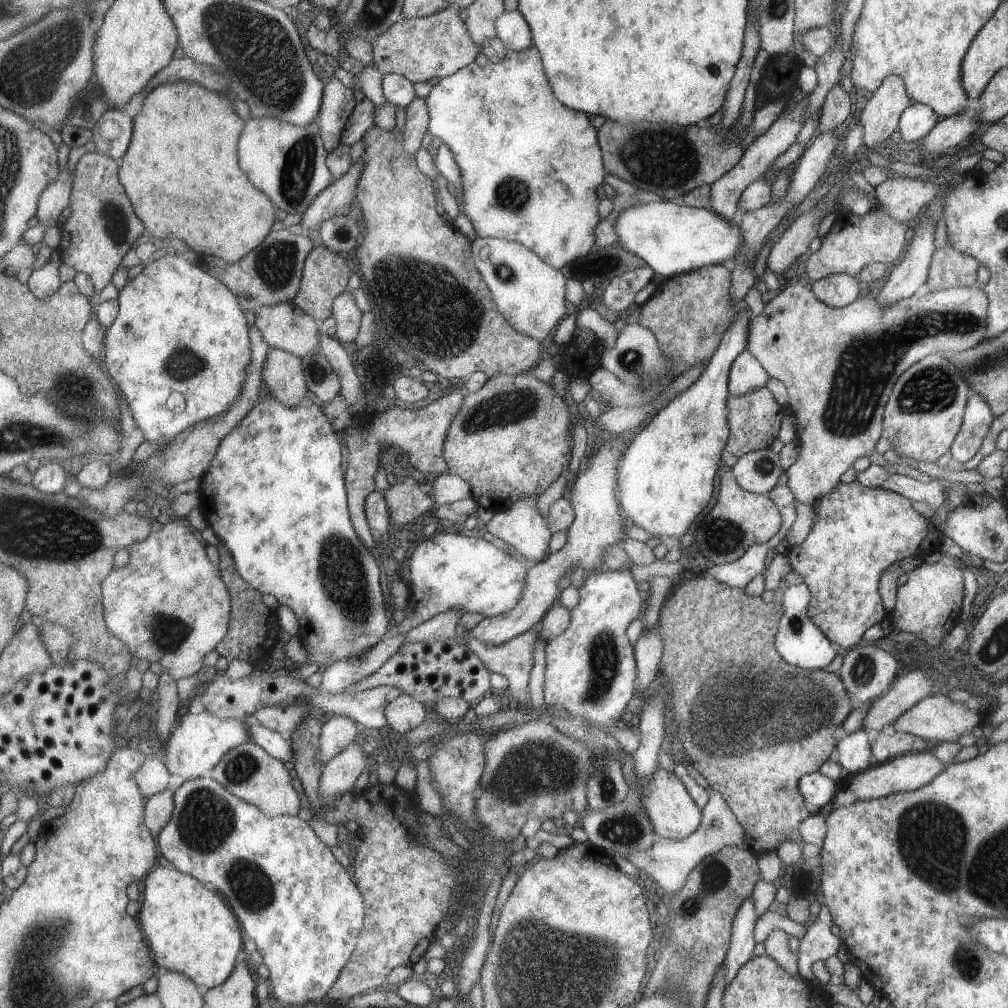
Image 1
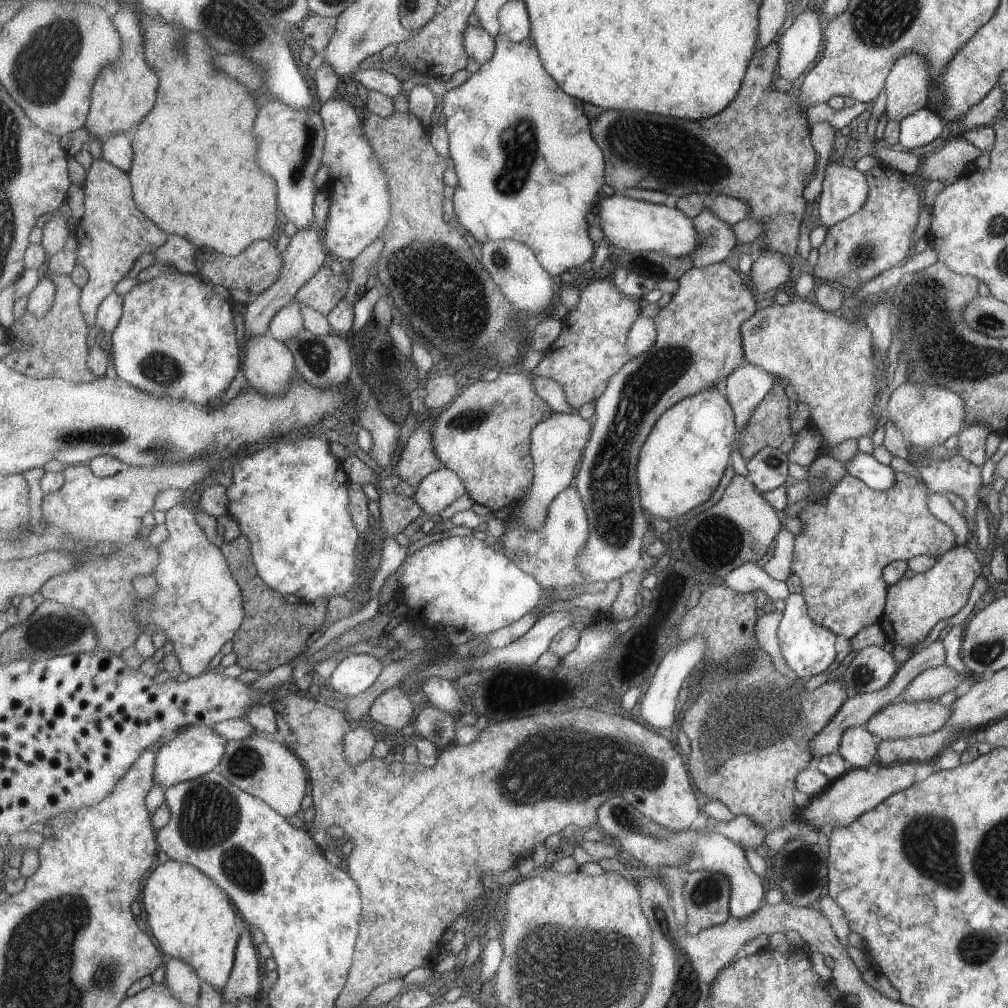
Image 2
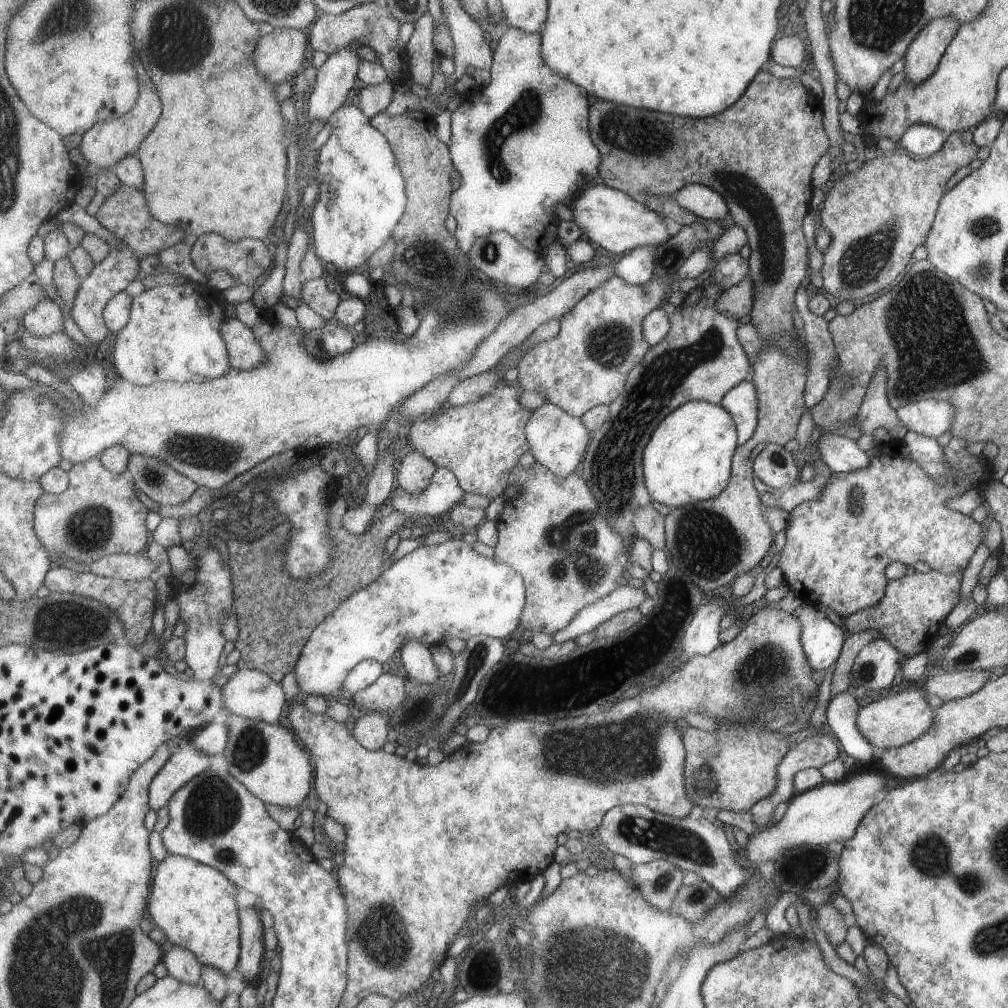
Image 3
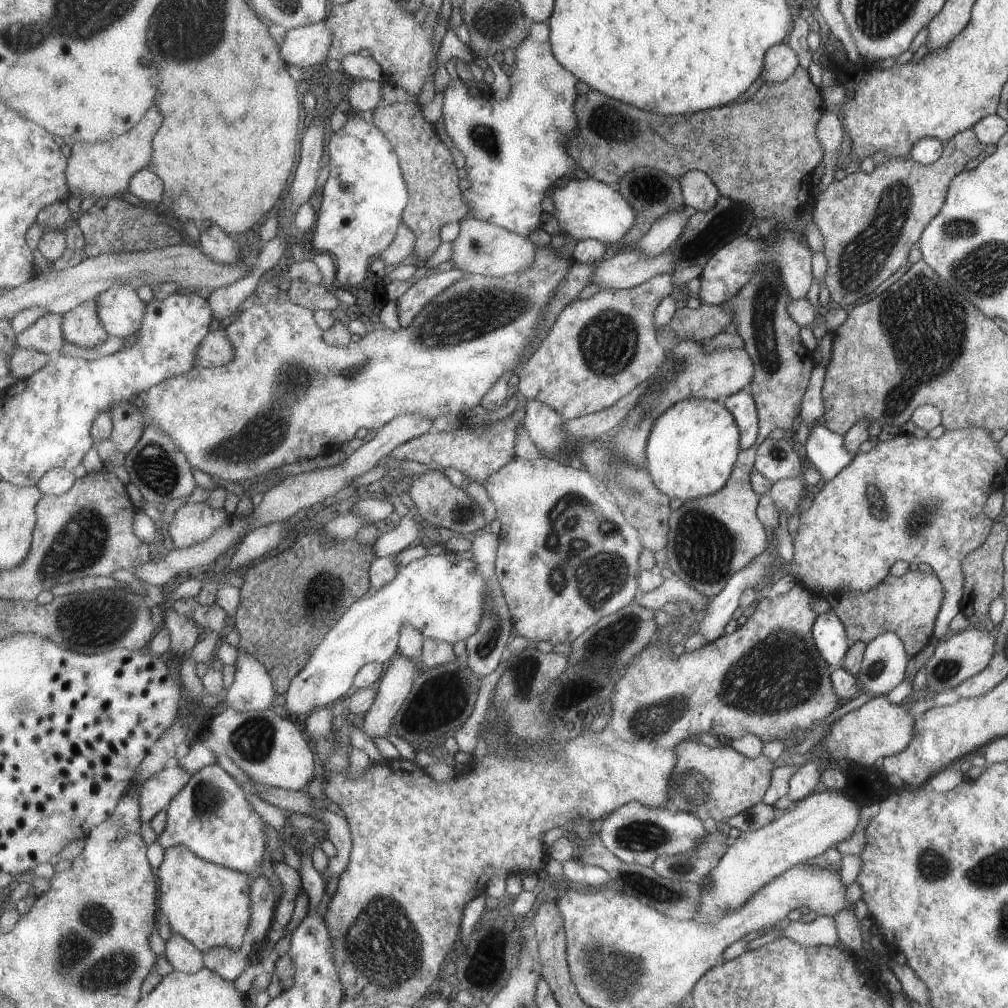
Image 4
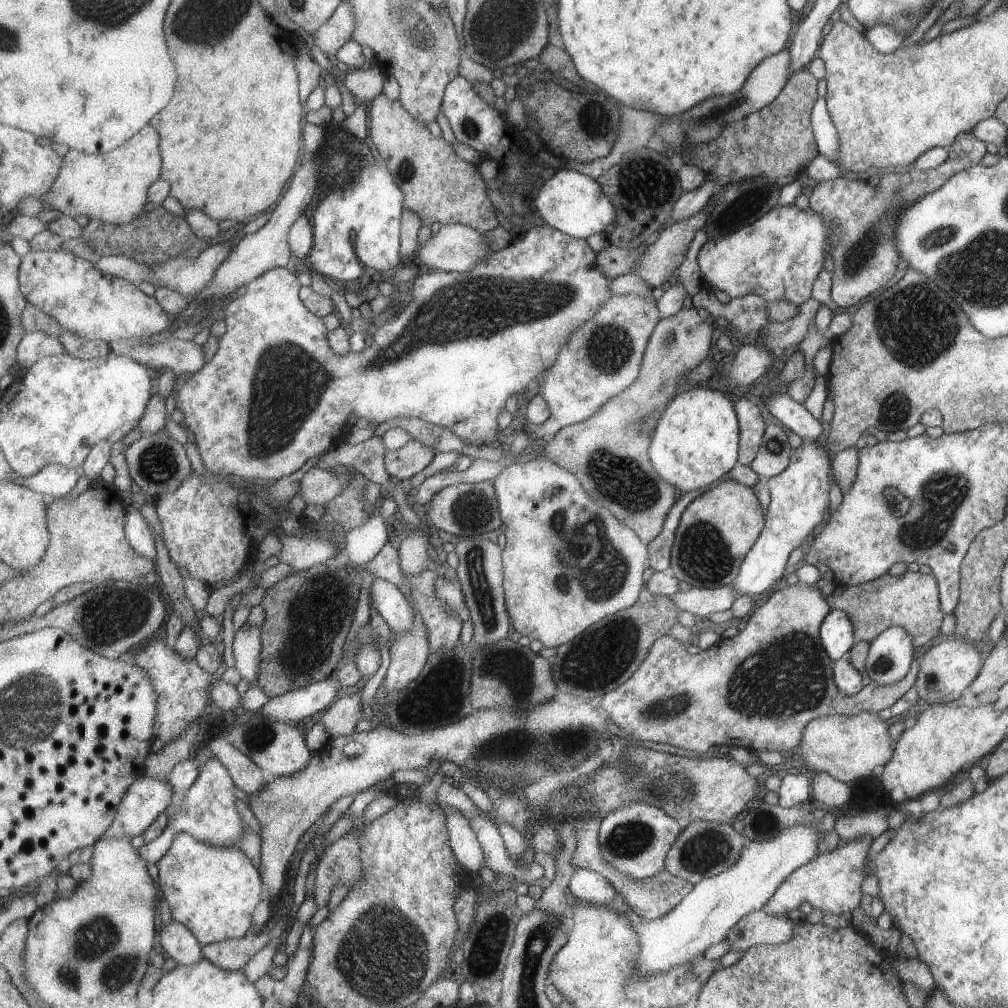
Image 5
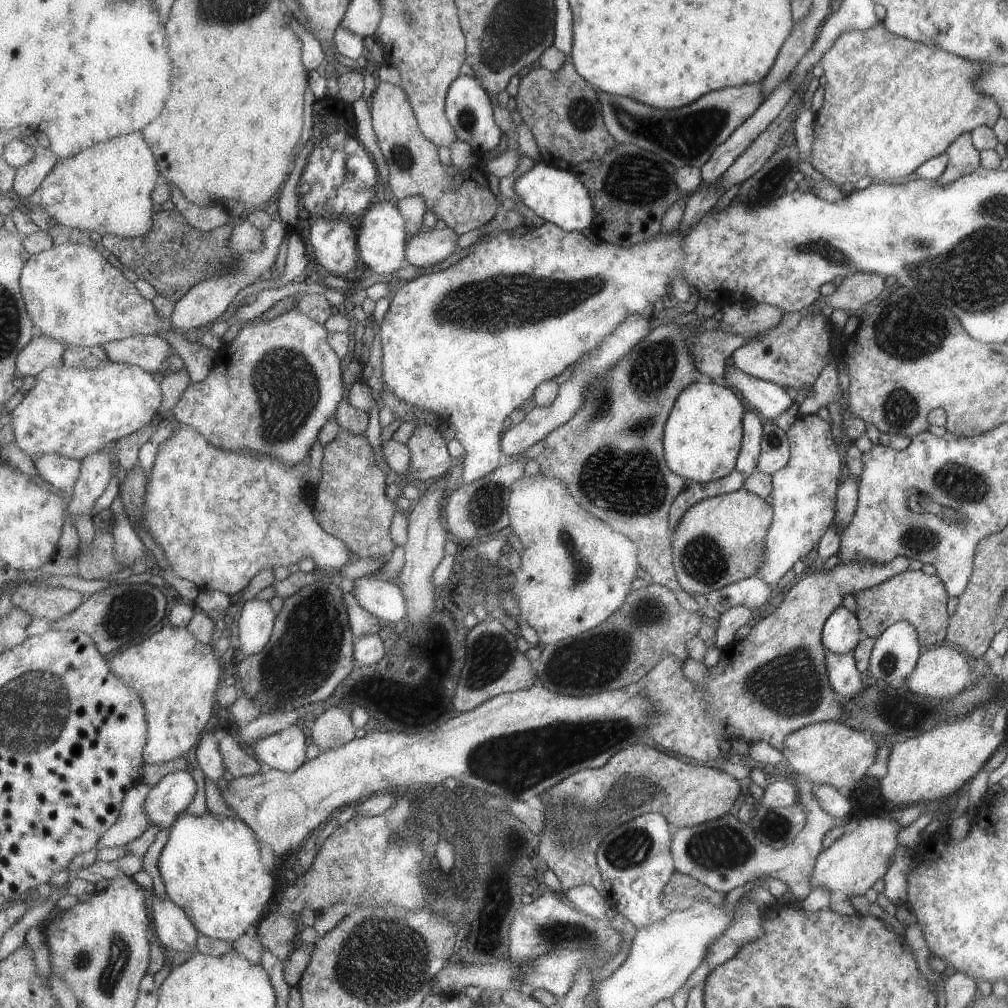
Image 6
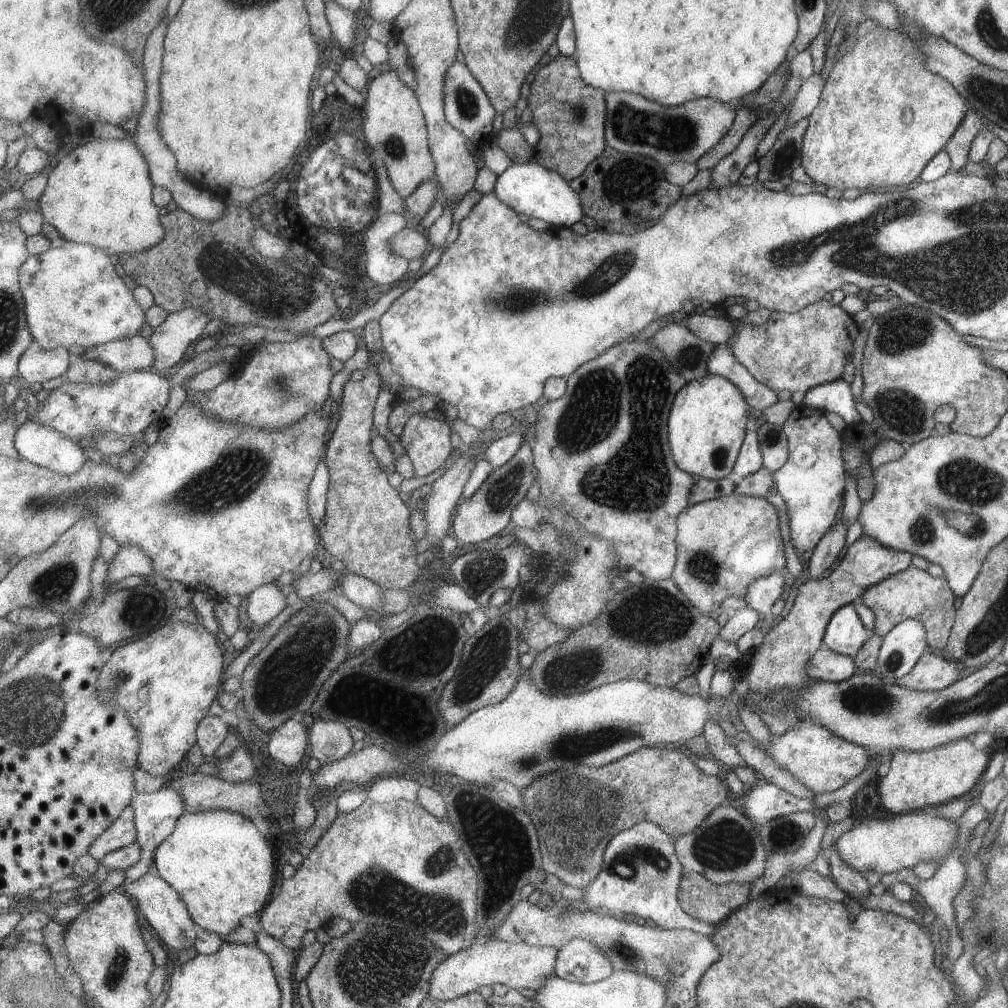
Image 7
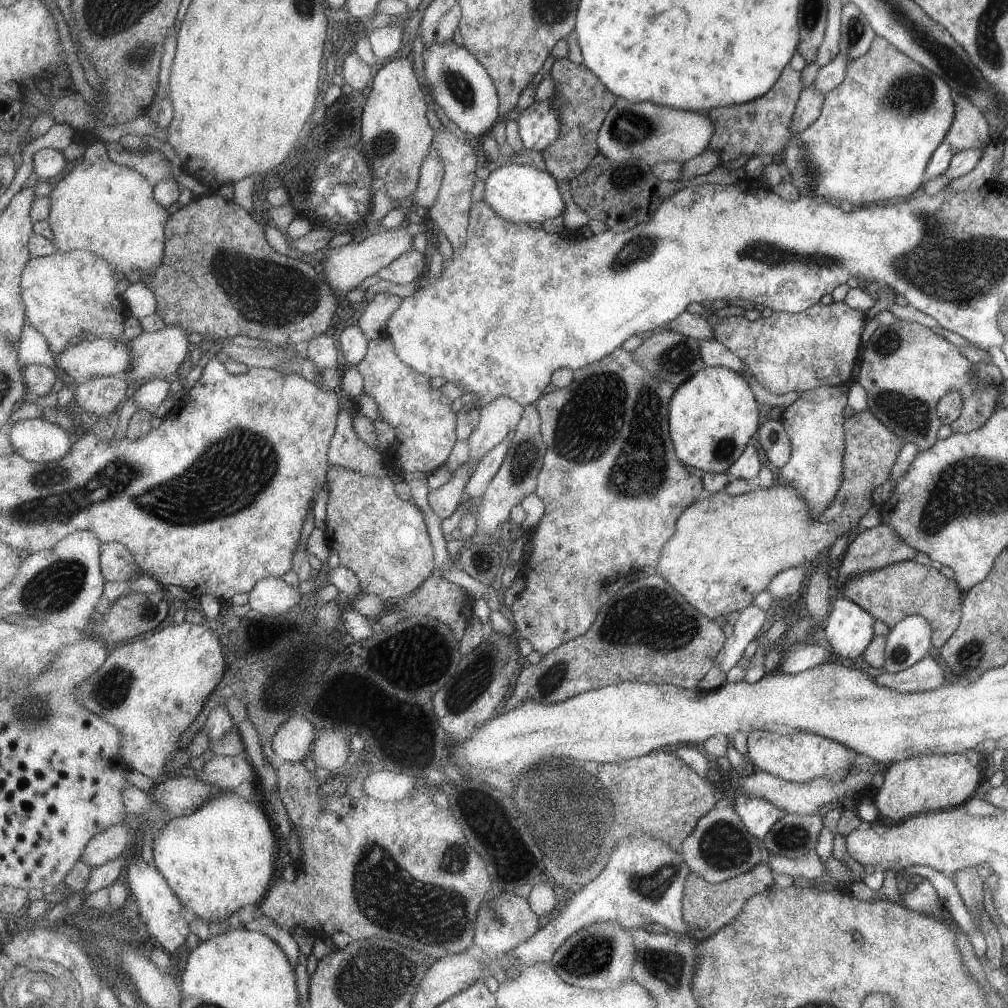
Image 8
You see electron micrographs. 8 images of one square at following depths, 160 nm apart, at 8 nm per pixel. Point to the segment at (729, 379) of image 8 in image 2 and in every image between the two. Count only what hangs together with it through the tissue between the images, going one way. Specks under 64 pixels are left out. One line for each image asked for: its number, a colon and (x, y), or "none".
2: (680, 464)
3: (687, 459)
4: (690, 451)
5: (694, 443)
6: (701, 438)
7: (707, 421)

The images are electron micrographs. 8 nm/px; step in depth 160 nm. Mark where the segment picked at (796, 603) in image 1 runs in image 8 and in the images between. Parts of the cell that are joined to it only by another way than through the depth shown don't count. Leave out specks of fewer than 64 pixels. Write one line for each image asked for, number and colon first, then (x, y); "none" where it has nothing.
2: (806, 648)
3: (821, 640)
4: (828, 634)
5: (836, 632)
6: (840, 634)
7: (845, 634)
8: (848, 629)

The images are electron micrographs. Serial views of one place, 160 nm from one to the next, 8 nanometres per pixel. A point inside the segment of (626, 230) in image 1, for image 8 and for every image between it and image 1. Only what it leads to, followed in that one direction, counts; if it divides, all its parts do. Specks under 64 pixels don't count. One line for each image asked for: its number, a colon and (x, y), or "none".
2: (629, 225)
3: (608, 217)
4: (585, 209)
5: (571, 203)
6: (553, 193)
7: (530, 189)
8: (520, 193)

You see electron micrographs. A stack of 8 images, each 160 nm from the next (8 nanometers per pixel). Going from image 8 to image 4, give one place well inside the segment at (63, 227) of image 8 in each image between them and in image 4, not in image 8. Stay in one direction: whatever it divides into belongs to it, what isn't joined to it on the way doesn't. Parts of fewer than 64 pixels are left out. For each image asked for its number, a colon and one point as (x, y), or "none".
4: (104, 169)
5: (113, 187)
6: (107, 189)
7: (101, 194)

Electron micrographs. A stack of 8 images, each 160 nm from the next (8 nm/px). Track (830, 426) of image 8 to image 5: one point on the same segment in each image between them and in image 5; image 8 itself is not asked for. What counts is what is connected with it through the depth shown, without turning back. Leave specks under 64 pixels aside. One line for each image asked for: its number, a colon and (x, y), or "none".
5: (798, 495)
6: (803, 492)
7: (810, 483)

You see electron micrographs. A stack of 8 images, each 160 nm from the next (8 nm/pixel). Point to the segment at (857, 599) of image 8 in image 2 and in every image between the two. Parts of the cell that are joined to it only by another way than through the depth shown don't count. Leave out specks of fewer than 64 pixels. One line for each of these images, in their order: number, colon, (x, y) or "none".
2: (914, 605)
3: (908, 615)
4: (907, 606)
5: (911, 601)
6: (912, 596)
7: (910, 594)

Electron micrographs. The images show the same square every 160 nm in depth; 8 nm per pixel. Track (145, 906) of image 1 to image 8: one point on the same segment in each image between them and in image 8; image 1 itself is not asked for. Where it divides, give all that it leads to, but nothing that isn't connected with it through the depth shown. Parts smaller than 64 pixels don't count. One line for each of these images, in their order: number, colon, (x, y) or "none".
2: (191, 918)
3: (195, 904)
4: (208, 904)
5: (214, 890)
6: (211, 865)
7: (223, 868)
8: (220, 858)

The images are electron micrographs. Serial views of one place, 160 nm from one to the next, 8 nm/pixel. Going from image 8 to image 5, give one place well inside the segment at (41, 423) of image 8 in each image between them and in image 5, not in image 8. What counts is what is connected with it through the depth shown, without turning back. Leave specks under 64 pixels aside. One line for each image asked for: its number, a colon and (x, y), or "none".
5: (55, 481)
6: (61, 472)
7: (44, 446)

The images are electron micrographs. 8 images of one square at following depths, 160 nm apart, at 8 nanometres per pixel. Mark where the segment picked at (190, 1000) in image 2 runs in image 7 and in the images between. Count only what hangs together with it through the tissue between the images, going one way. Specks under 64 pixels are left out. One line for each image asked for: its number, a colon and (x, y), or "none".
3: (181, 962)
4: (184, 956)
5: (178, 941)
6: (175, 929)
7: (159, 902)

